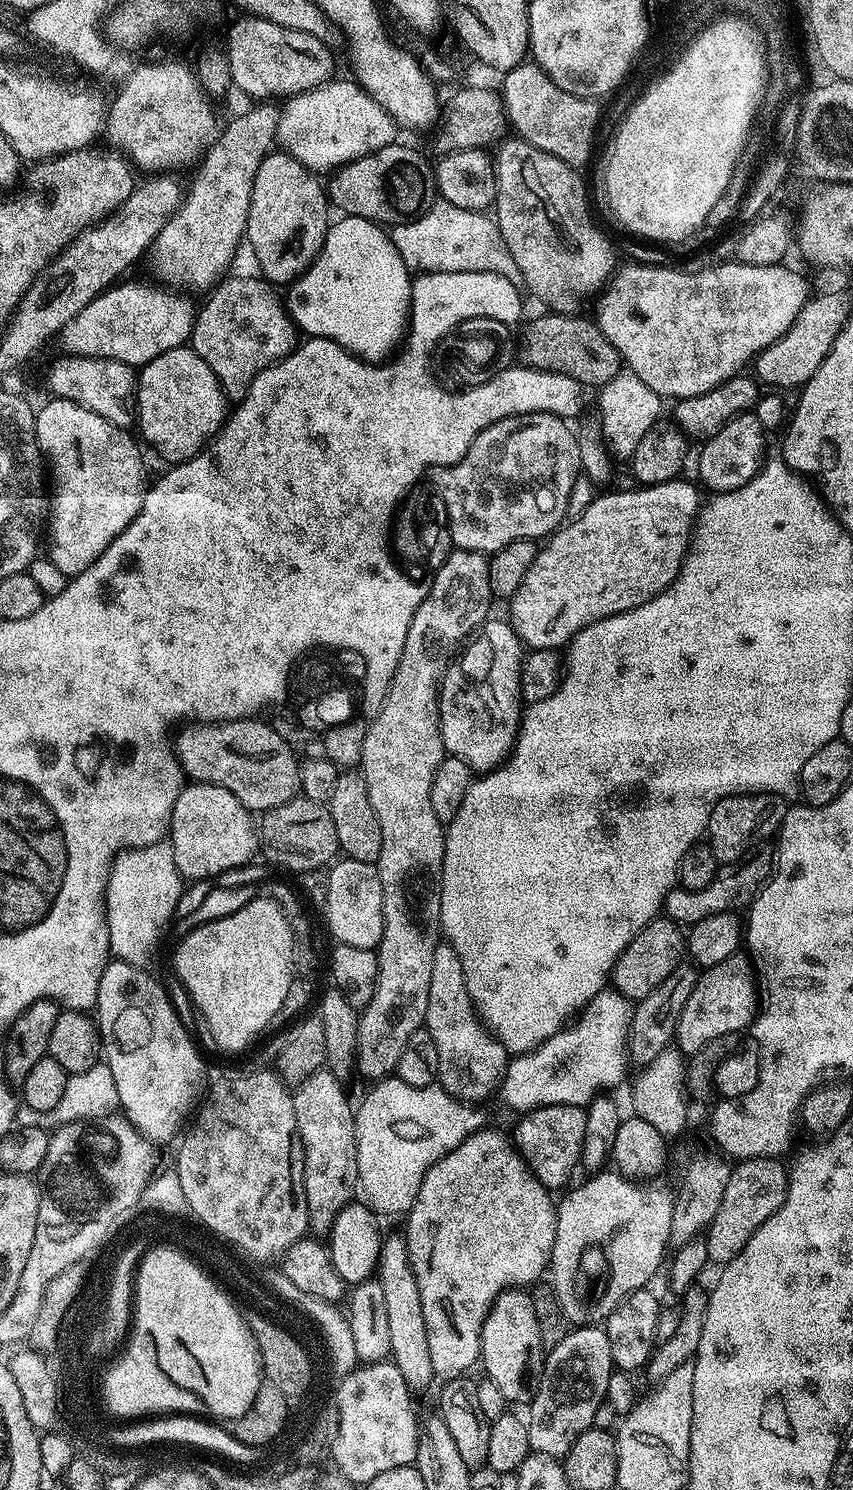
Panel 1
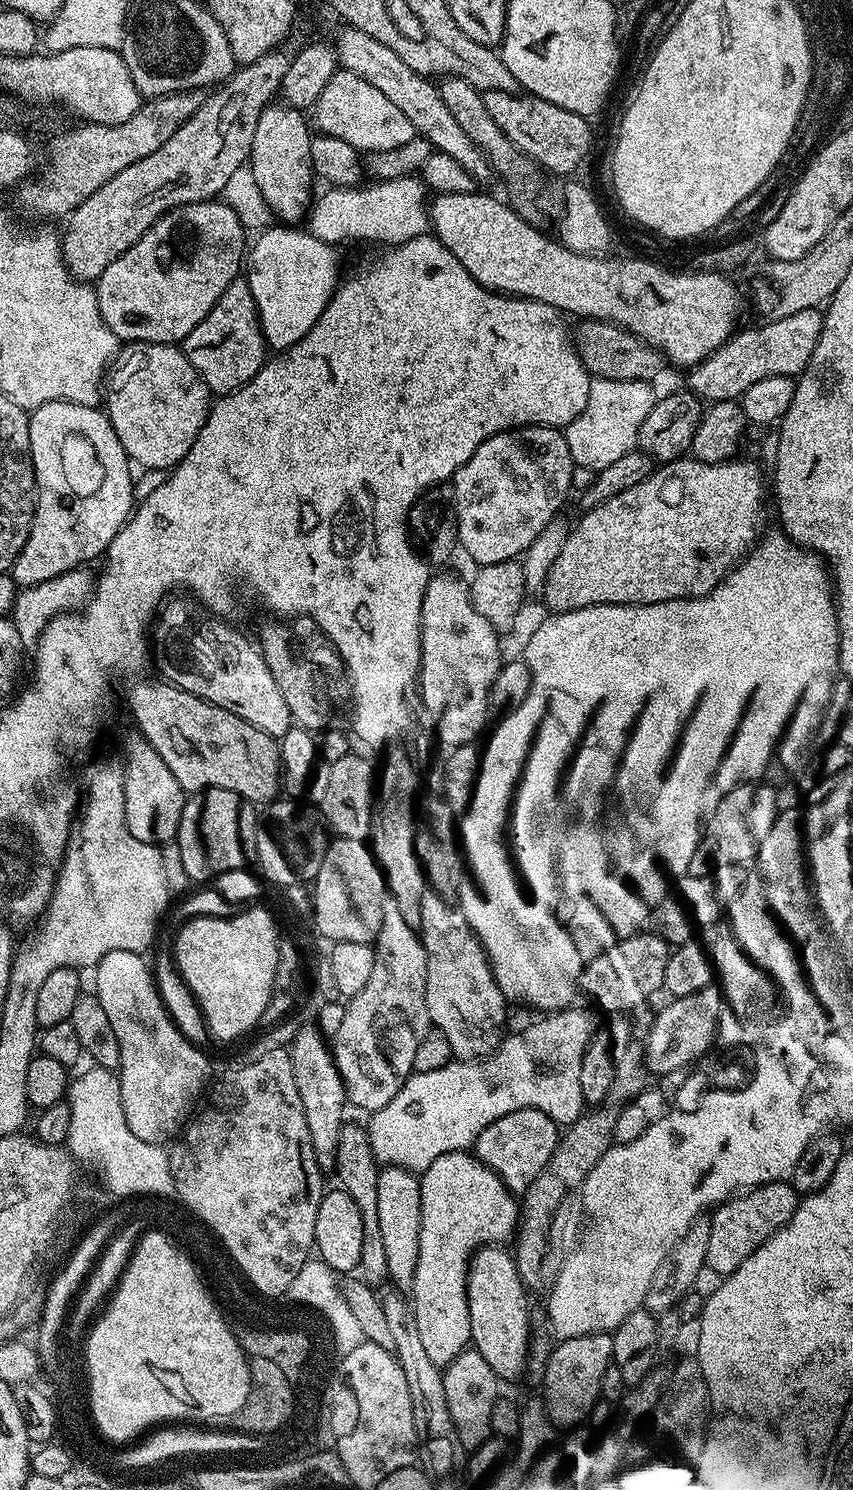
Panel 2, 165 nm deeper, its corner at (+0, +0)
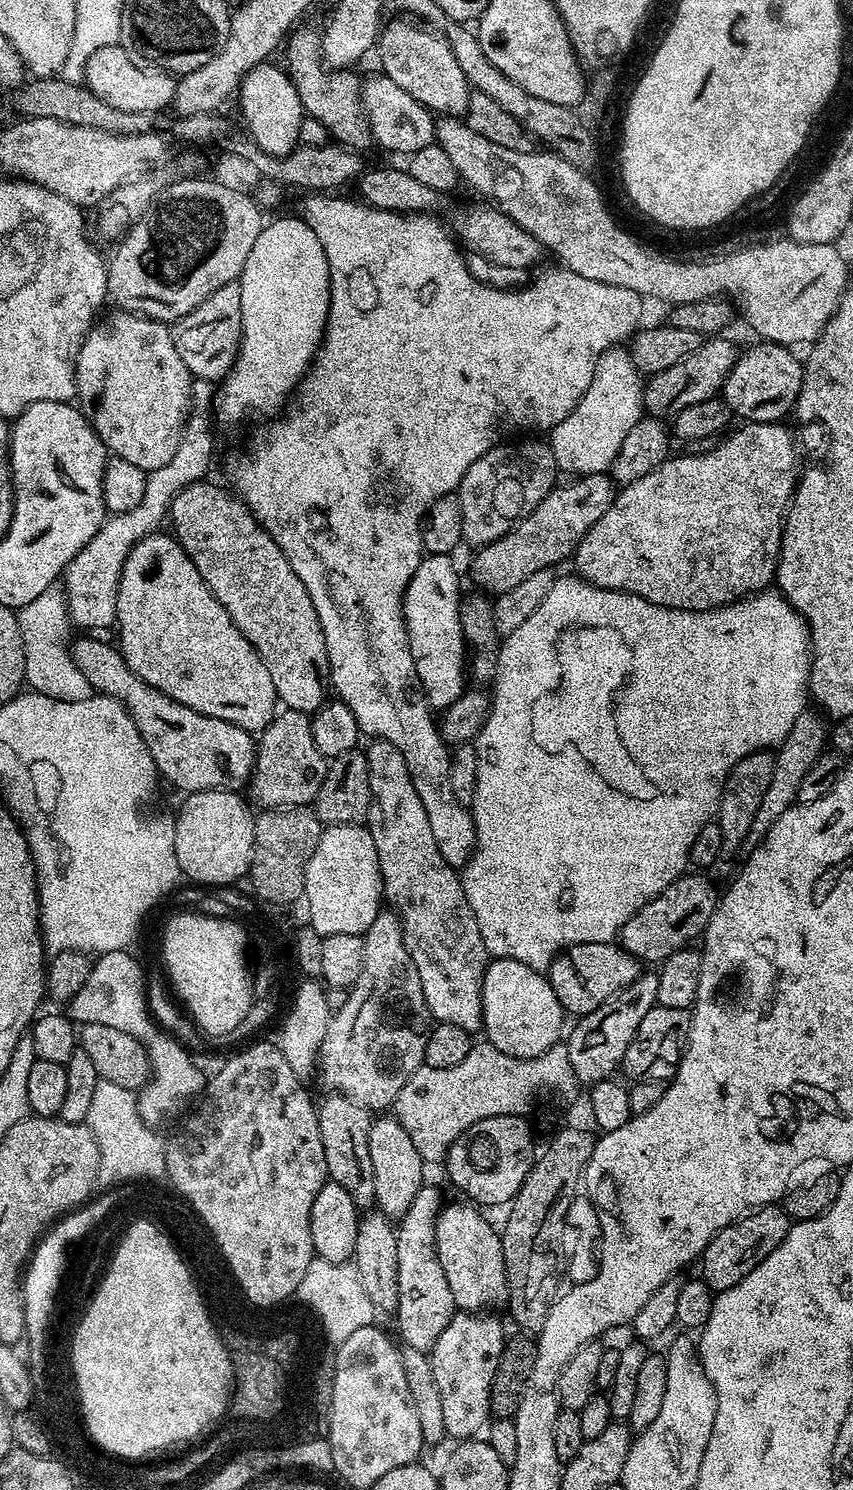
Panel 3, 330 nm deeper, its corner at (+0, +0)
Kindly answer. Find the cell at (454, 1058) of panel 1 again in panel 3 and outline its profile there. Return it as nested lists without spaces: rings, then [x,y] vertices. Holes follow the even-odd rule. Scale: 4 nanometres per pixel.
[[[373,739],[369,744],[372,745],[366,748],[366,755],[372,805],[368,808],[366,827],[374,838],[374,850],[378,850],[385,897],[396,903],[394,908],[404,928],[404,941],[414,958],[414,966],[418,966],[418,978],[422,978],[429,1017],[479,1033],[484,1026],[483,978],[490,957],[464,893],[461,873],[442,858],[442,850],[434,842],[426,806],[422,806],[418,790],[414,790],[406,758],[385,740]]]

